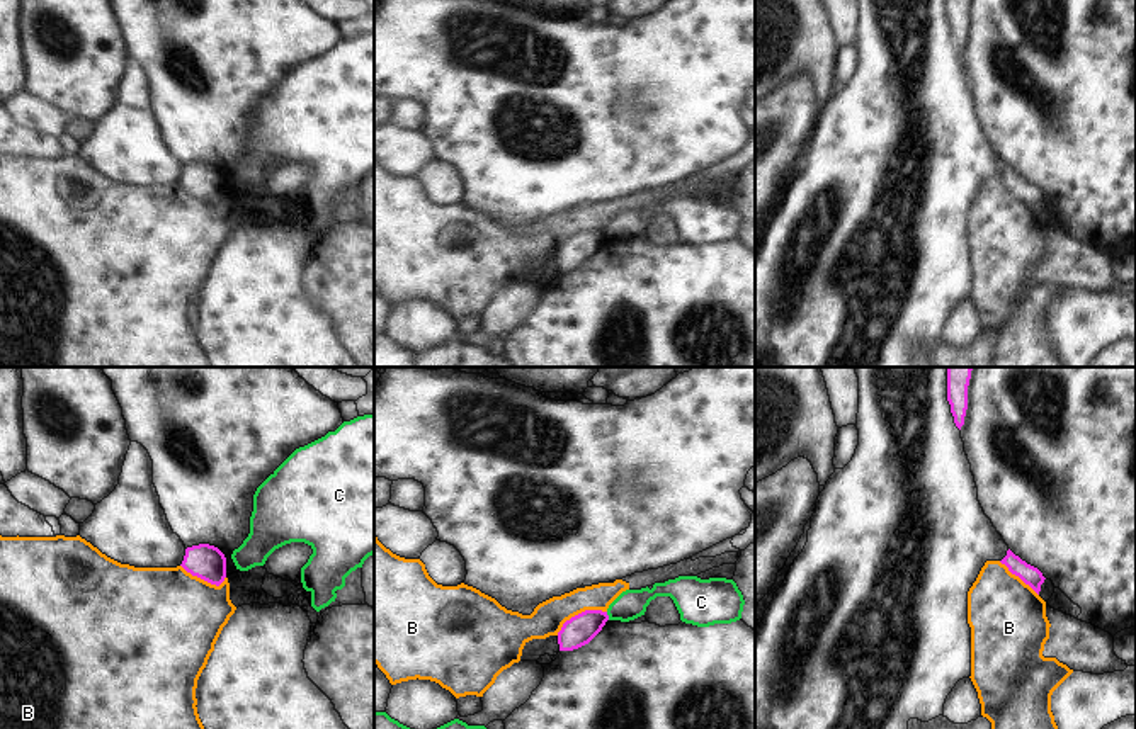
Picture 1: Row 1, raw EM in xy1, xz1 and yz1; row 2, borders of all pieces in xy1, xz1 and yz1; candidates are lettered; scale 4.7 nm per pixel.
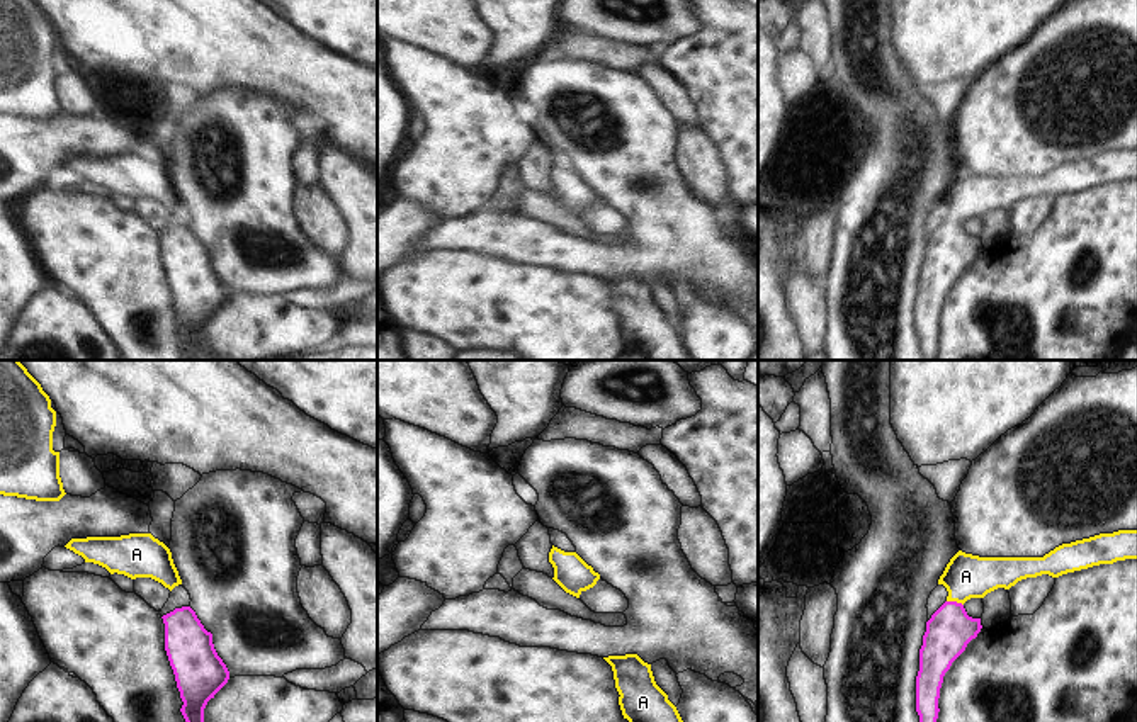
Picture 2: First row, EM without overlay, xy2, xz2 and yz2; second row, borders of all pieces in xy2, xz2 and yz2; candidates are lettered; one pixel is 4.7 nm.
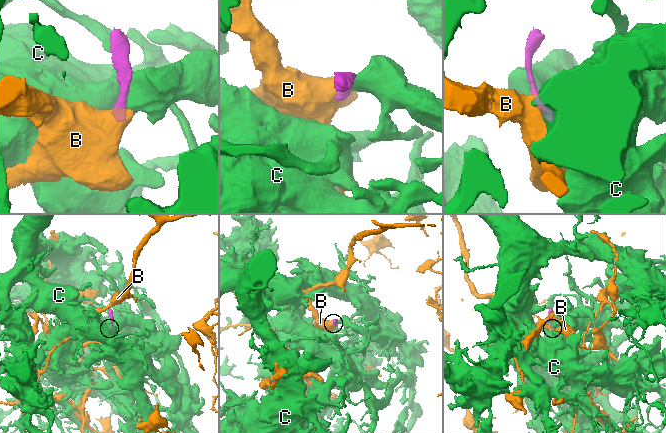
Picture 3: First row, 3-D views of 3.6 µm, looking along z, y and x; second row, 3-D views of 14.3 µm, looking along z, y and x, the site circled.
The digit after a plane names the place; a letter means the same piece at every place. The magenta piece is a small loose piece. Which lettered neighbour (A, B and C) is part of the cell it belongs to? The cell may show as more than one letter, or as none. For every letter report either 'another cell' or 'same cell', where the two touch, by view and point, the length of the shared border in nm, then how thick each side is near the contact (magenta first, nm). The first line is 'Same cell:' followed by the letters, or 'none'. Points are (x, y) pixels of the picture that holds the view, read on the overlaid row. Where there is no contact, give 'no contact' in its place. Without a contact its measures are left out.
Same cell: A
A: same cell; contact yz2 (955, 602); length 80 nm; calibres 220 and 220 nm
B: another cell; contact xz1 (579, 614); length 260 nm; calibres 140 and 160 nm
C: another cell; contact xz1 (607, 615); length 40 nm; calibres 140 and 140 nm

